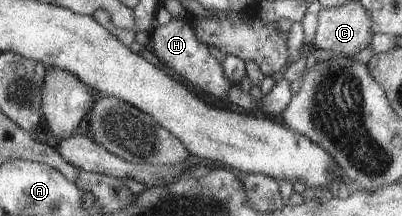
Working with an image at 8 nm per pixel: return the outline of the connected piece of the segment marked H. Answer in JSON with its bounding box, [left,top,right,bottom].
[152,19,232,99]

